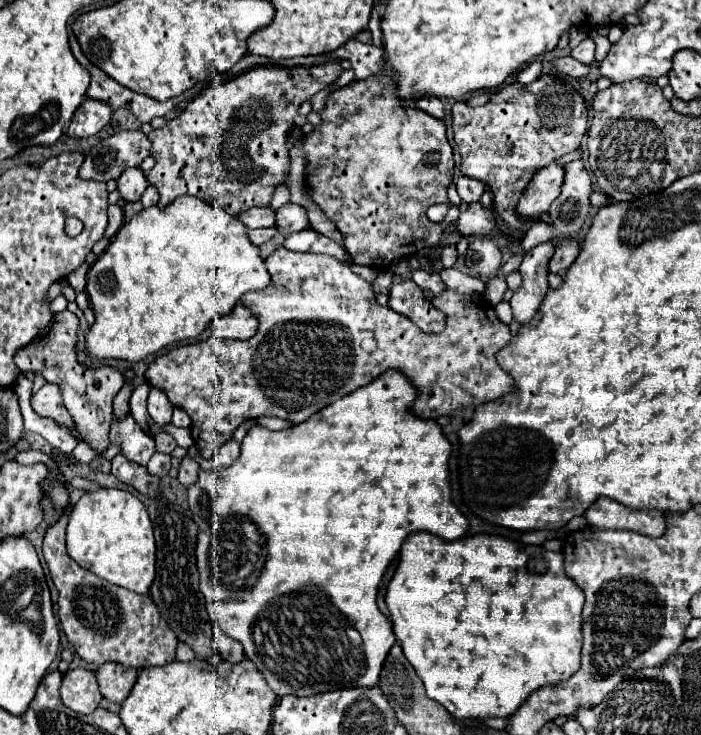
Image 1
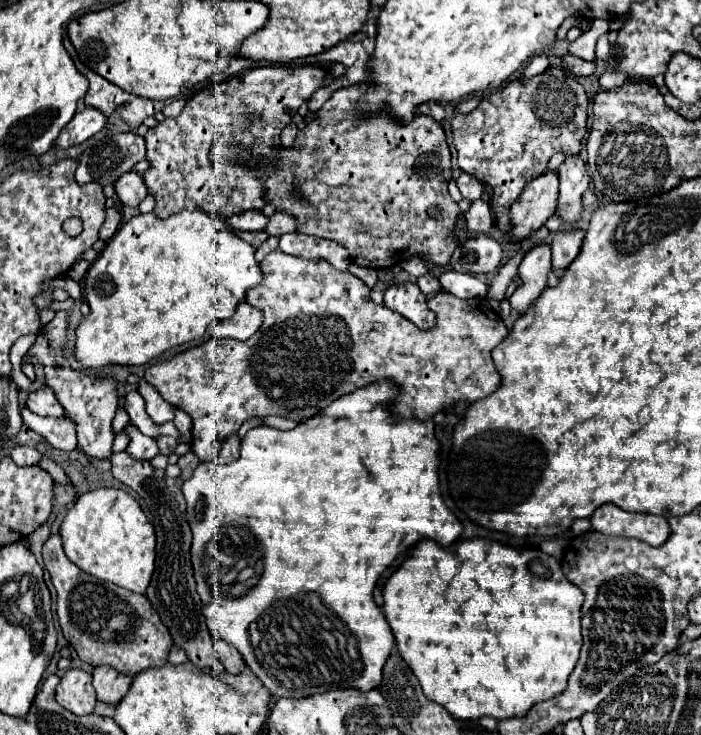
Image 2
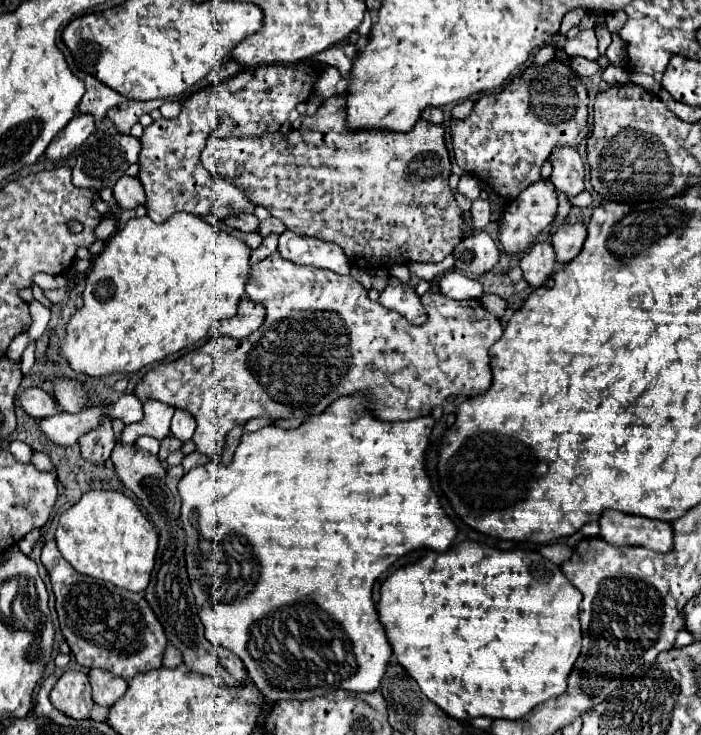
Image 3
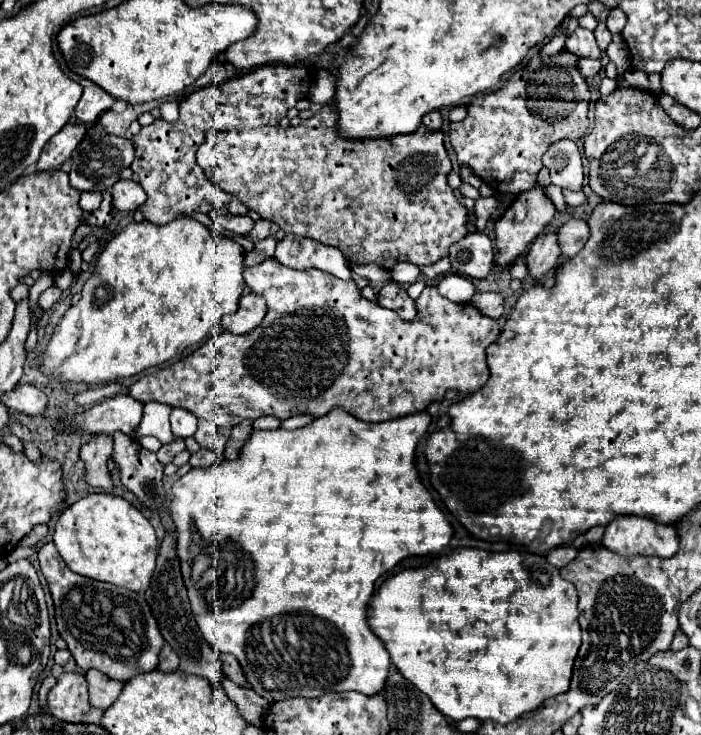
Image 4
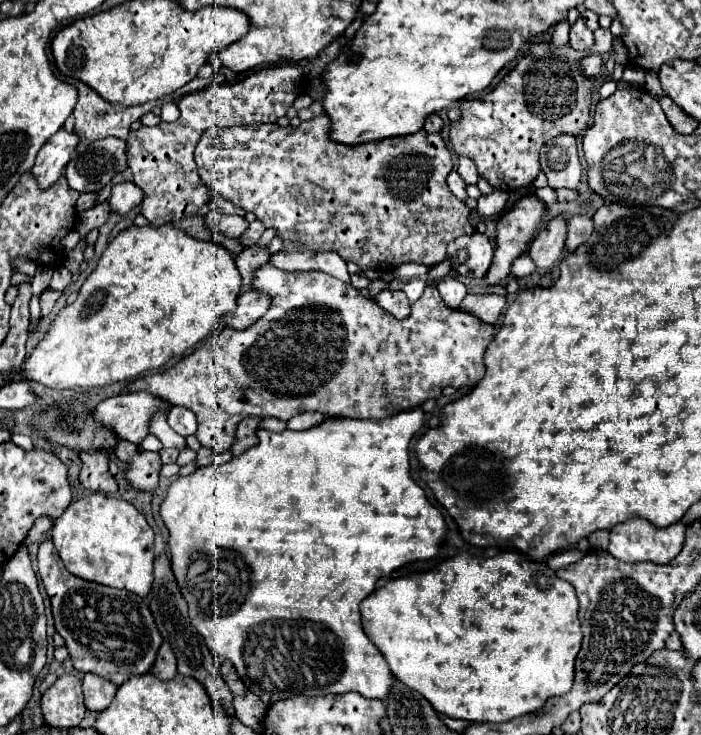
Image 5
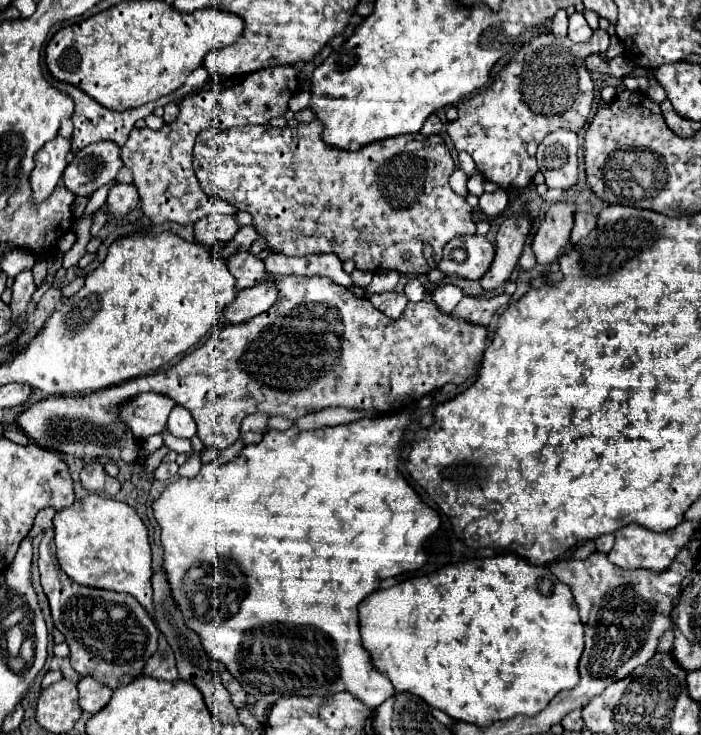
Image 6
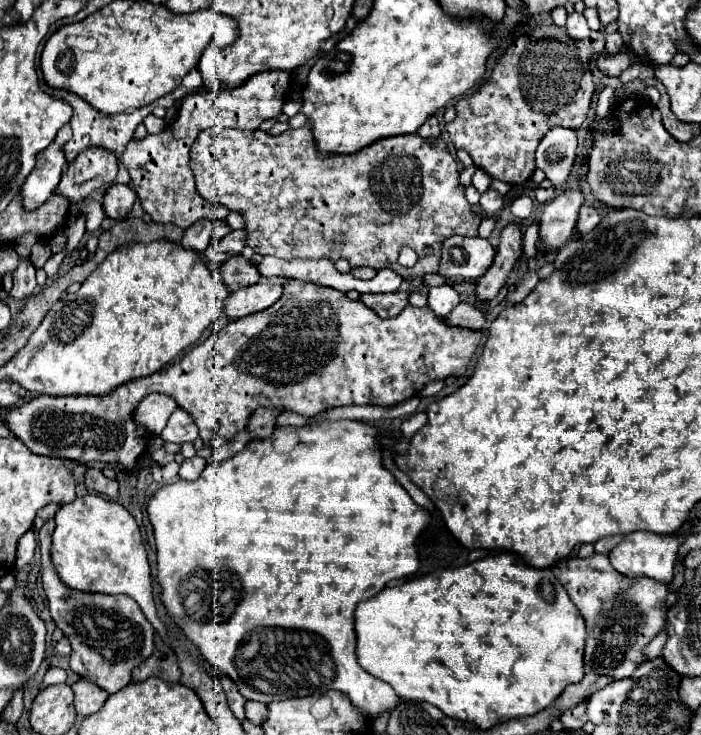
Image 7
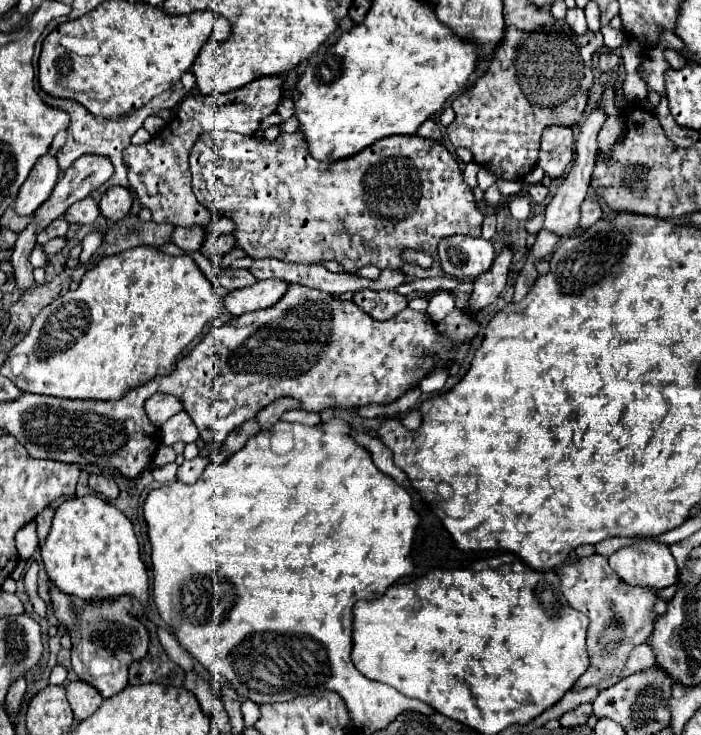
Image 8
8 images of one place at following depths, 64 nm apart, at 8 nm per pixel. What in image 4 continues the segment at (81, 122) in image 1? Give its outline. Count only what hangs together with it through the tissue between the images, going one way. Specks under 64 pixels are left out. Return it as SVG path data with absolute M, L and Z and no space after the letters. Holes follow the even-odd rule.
M66 124L48 144L44 146L40 160L36 162L36 170L60 170L62 164L70 158L72 150L78 146L78 142L86 136L84 124Z

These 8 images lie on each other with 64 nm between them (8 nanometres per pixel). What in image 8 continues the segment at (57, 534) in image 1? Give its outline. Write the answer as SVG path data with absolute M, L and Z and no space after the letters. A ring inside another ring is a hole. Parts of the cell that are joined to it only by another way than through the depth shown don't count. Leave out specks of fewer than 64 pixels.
M48 506L44 508L44 512L40 512L40 516L36 516L36 524L38 524L38 536L40 536L40 542L44 542L48 530L50 530L50 524L52 524L52 518L54 518L54 510ZM52 584L50 596L56 618L72 636L72 668L78 678L94 686L102 698L112 698L122 692L128 686L128 666L148 652L148 630L132 616L130 598L122 596L104 602L82 602L82 612L78 612L72 604L72 596L56 592Z

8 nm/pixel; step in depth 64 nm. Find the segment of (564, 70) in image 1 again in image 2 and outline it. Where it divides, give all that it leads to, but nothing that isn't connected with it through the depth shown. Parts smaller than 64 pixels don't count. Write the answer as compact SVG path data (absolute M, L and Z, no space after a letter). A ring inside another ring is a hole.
M566 54L566 56L564 56L564 66L566 66L574 76L590 76L590 74L594 74L594 68L596 68L594 62L580 60L580 58L572 56L572 54Z

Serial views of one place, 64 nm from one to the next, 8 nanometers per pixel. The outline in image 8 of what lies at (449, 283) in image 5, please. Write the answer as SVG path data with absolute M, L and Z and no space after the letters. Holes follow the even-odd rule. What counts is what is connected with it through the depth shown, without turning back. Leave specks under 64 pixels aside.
M440 290L440 292L436 292L436 294L432 294L430 296L430 306L428 306L428 316L434 320L434 322L440 322L444 316L448 316L450 312L454 310L454 298L448 294L448 292L444 292L444 290Z

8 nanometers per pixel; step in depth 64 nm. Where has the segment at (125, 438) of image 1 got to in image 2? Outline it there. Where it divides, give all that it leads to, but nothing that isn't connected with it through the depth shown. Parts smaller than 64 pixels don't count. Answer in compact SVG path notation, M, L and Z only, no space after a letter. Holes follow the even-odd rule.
M128 424L126 432L130 434L130 444L128 444L128 454L134 456L136 460L152 460L158 454L158 446L156 446L156 438L148 438L144 434L138 432L136 426Z

